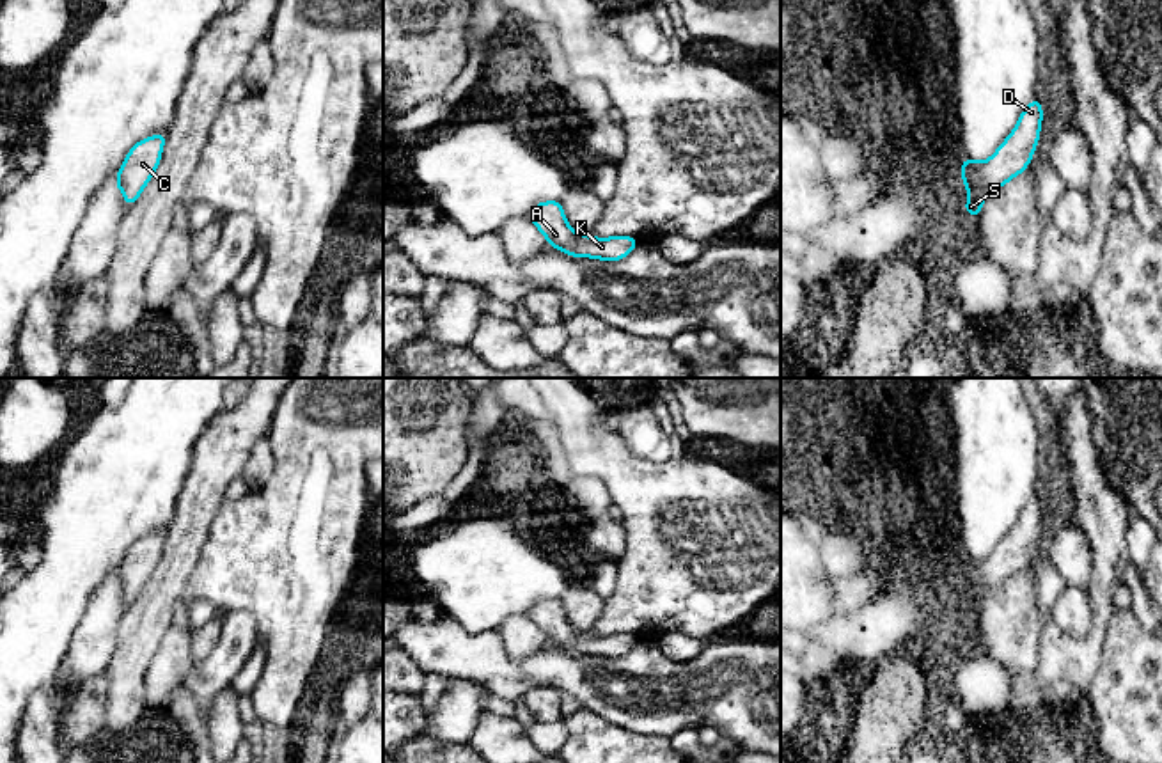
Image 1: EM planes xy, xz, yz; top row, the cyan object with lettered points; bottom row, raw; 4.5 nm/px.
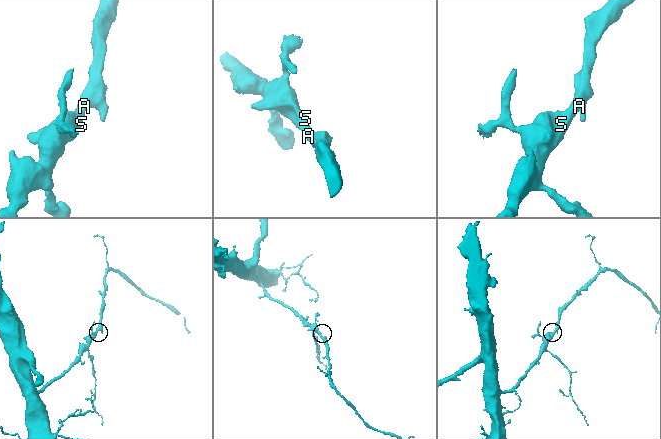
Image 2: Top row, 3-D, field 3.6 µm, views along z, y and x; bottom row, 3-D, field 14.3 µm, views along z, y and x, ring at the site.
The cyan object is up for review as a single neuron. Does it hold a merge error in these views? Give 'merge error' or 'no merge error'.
no merge error

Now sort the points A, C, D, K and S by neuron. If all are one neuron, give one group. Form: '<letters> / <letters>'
A C D K S

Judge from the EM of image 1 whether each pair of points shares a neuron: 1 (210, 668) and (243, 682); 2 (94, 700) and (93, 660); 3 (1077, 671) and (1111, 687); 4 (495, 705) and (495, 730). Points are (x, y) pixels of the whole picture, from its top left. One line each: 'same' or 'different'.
1: different
2: different
3: different
4: different

